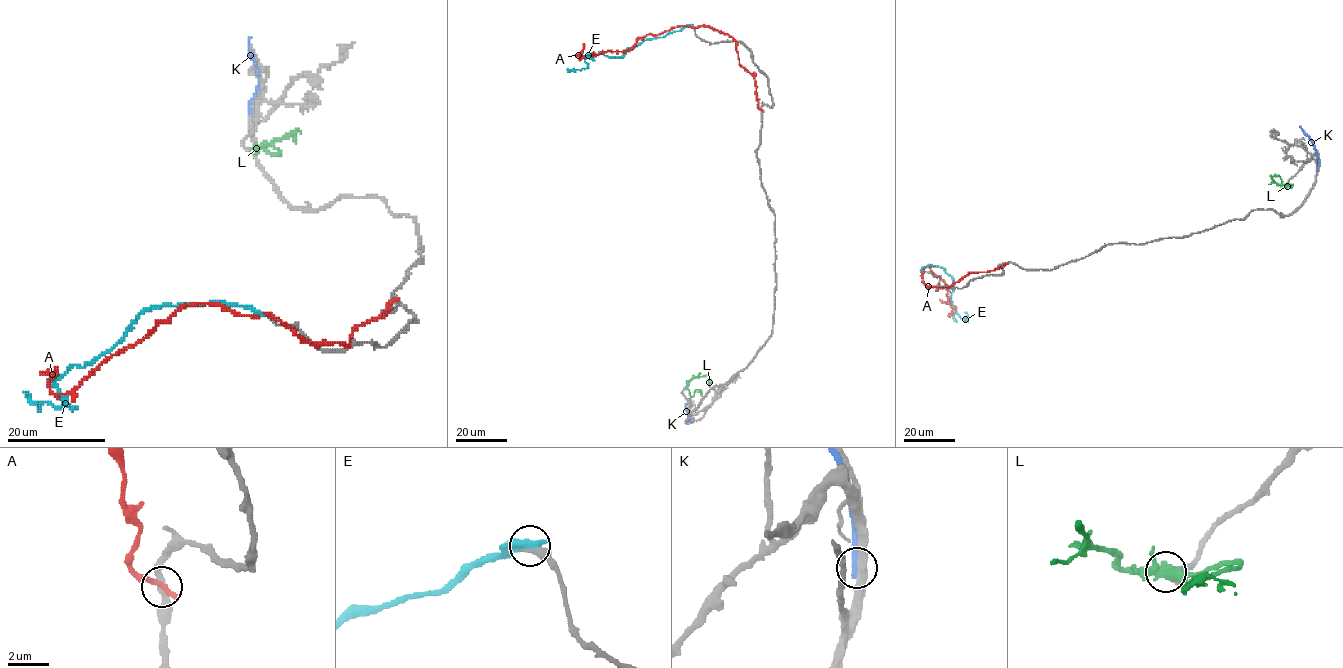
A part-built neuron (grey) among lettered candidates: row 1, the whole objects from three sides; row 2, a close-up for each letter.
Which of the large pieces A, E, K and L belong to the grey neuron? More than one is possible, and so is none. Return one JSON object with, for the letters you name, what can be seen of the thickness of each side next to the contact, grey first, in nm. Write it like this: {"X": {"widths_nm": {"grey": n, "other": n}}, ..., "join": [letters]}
{"join": []}

